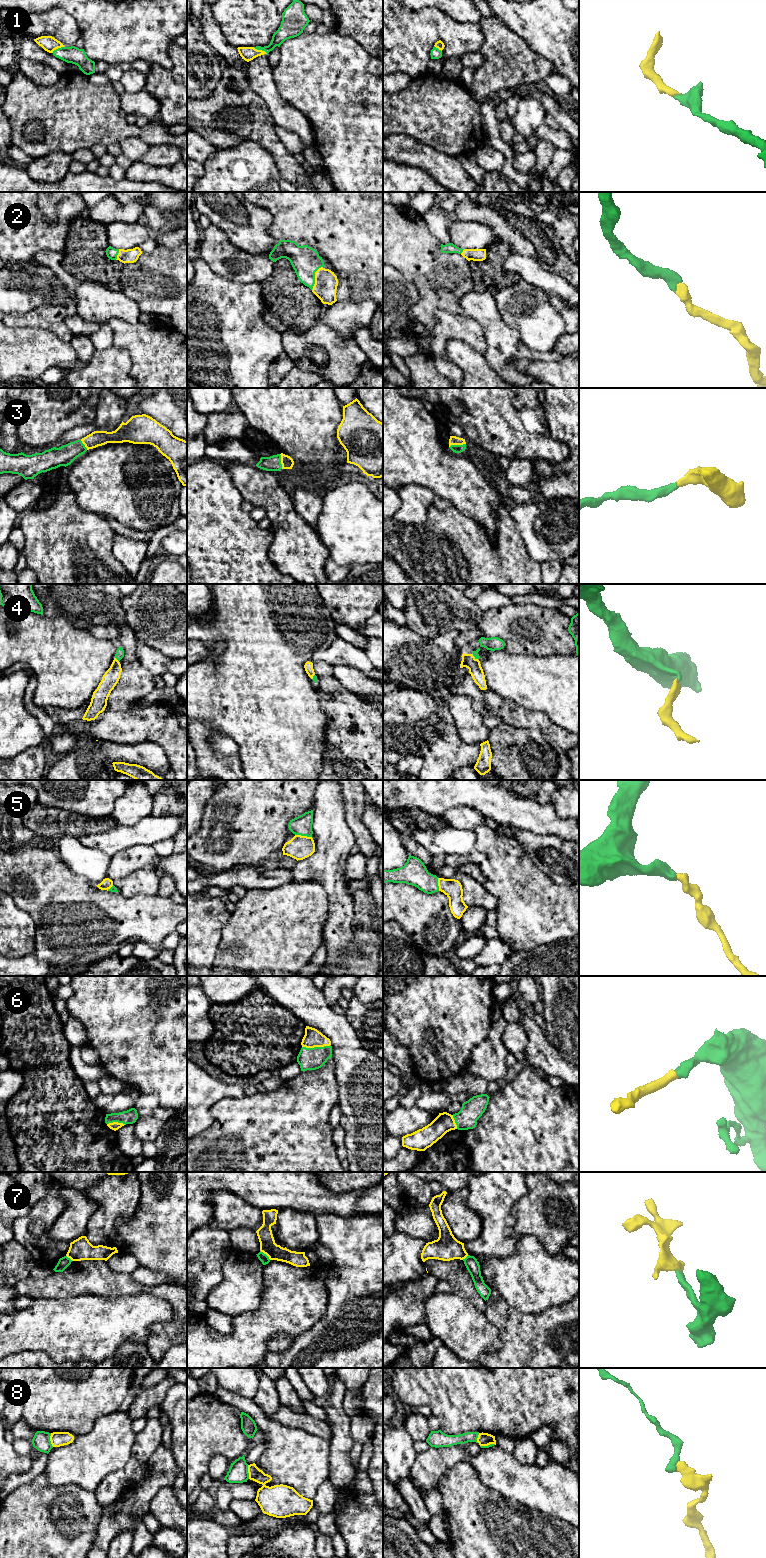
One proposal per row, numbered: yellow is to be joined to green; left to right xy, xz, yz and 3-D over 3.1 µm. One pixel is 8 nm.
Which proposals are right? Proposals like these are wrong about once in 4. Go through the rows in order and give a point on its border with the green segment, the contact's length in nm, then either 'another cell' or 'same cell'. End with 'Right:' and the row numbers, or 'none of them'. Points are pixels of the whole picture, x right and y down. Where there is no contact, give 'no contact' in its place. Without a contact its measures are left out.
1: xz (260, 49) | 130 nm | same cell
2: xz (314, 277) | 220 nm | same cell
3: yz (457, 445) | 140 nm | same cell
4: xy (116, 658) | 50 nm | same cell
5: xz (303, 835) | 140 nm | same cell
6: xz (316, 1047) | 240 nm | same cell
7: xz (265, 1254) | 120 nm | another cell
8: xy (49, 1440) | 110 nm | another cell
Right: 1, 2, 3, 4, 5, 6

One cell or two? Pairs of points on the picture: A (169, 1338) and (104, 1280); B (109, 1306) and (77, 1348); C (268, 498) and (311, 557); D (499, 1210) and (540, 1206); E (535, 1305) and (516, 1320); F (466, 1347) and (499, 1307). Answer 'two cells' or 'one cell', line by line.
A: one cell
B: one cell
C: one cell
D: two cells
E: two cells
F: two cells

